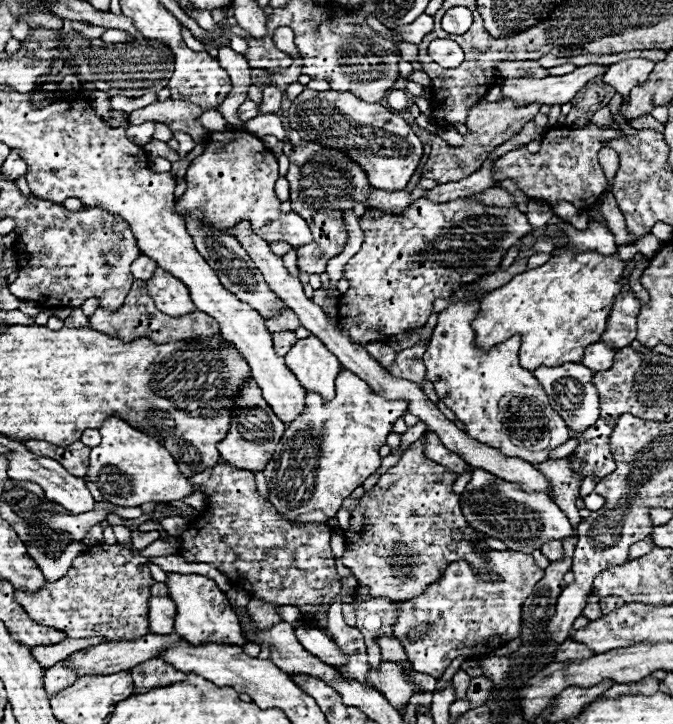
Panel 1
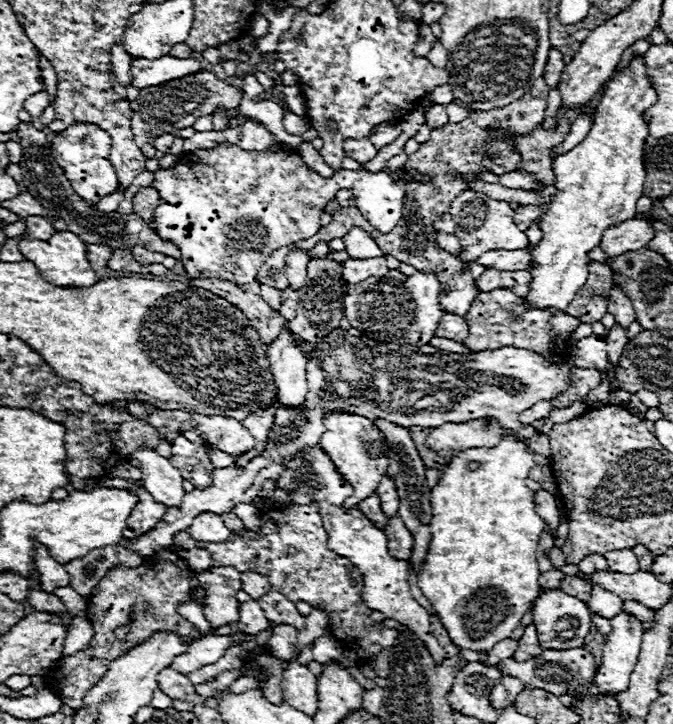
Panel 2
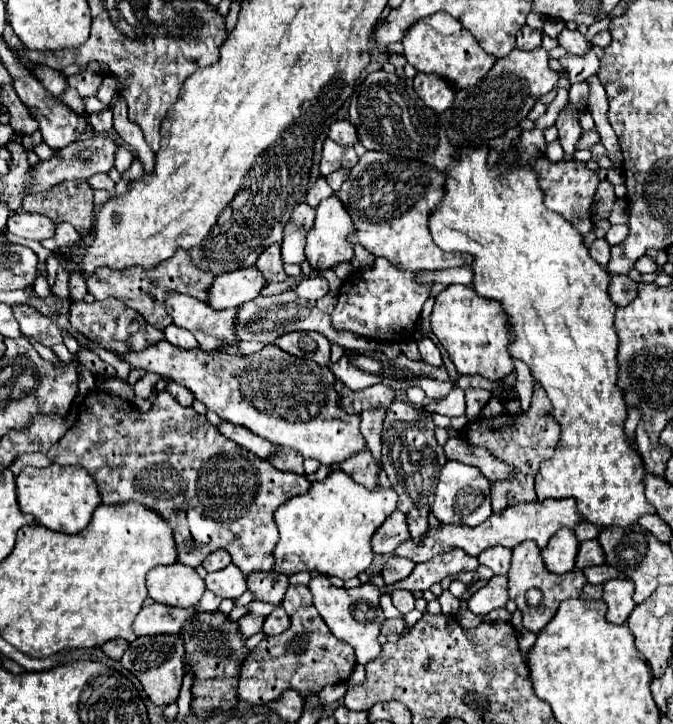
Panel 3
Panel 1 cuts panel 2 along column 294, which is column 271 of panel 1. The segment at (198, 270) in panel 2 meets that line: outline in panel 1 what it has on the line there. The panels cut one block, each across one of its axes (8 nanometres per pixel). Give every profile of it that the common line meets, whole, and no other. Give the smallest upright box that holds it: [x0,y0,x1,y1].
[176,130,312,248]

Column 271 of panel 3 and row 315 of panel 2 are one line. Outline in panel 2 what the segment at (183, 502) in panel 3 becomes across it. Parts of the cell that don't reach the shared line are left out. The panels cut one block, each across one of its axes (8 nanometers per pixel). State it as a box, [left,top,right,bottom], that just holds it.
[462,288,580,360]

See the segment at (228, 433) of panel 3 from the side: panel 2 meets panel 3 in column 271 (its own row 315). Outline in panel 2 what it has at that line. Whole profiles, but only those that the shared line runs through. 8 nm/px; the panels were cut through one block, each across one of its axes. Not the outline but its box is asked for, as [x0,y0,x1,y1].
[436,312,468,342]

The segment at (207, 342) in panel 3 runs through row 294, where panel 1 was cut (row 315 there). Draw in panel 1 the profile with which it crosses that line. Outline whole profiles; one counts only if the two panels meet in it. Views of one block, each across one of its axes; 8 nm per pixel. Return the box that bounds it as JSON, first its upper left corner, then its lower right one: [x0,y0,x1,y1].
[146,268,196,316]

